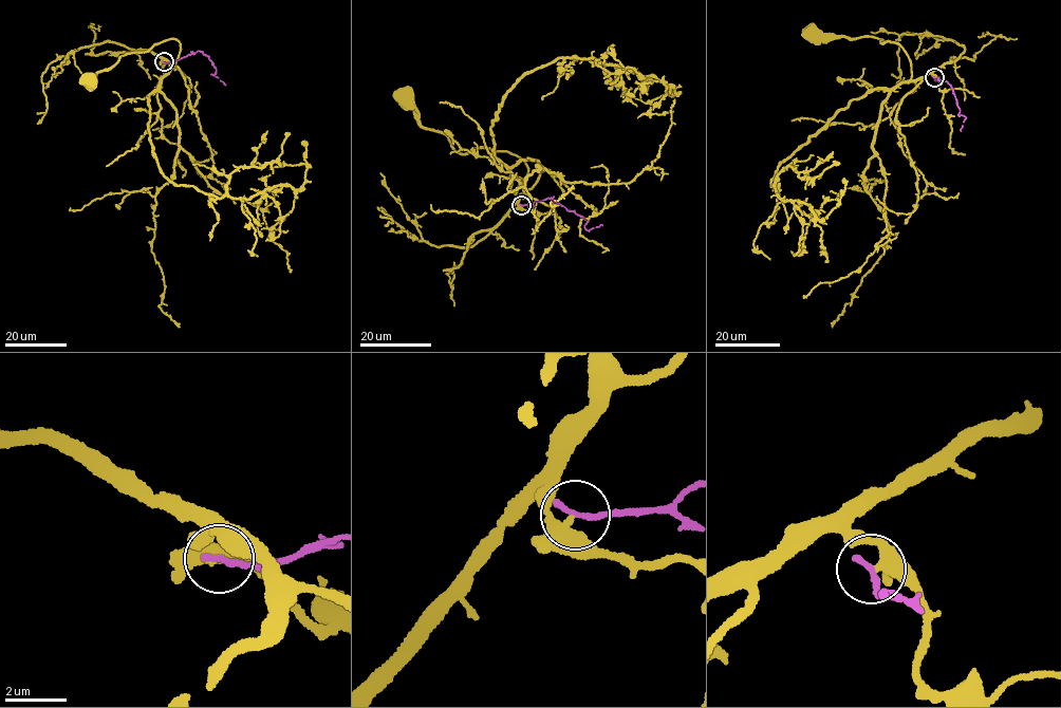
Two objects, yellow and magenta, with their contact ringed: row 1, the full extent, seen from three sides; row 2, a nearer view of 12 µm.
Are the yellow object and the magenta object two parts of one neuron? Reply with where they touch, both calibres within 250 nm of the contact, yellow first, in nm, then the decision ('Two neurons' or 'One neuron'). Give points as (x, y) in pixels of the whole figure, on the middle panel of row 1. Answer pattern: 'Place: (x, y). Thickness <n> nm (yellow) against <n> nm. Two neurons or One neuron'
Place: (521, 205). Thickness 280 nm (yellow) against 240 nm. Two neurons

